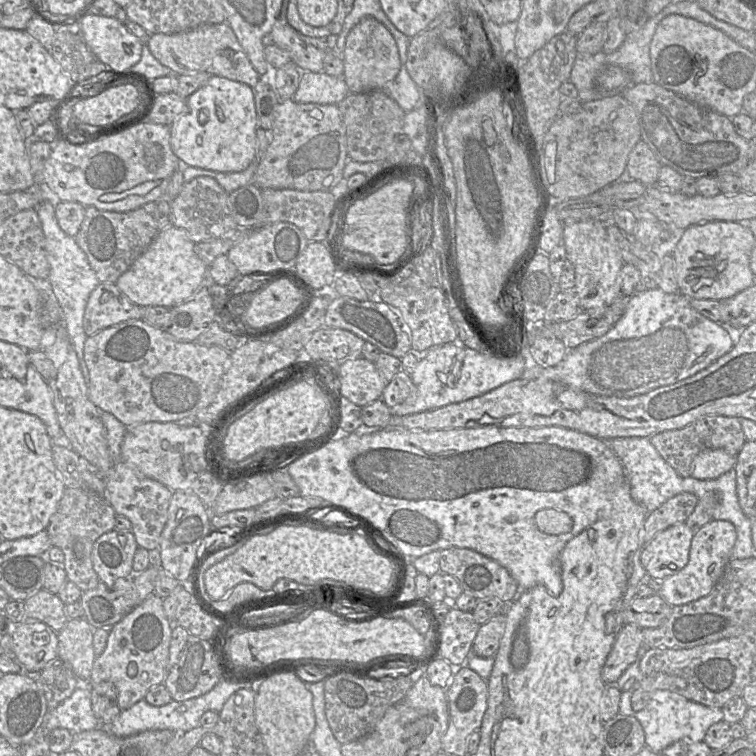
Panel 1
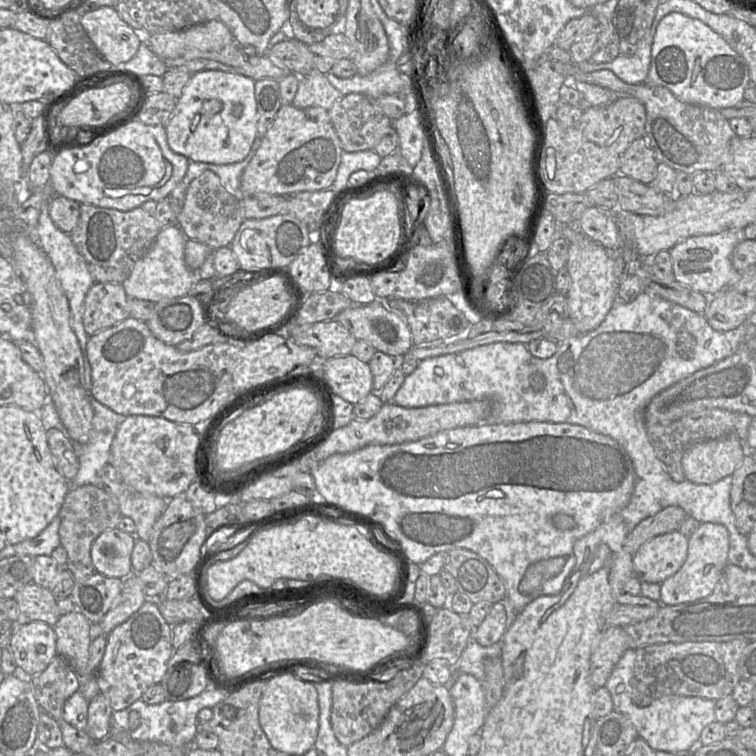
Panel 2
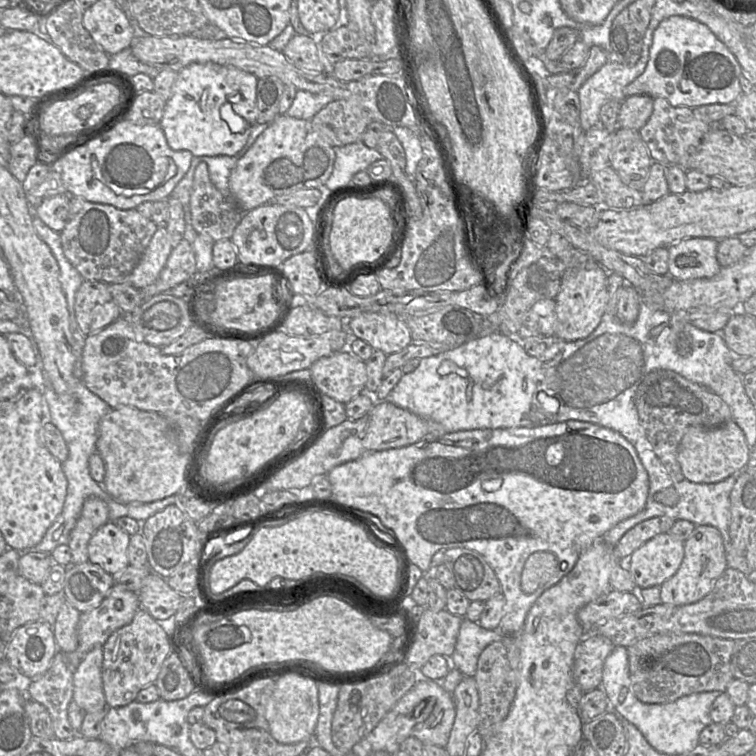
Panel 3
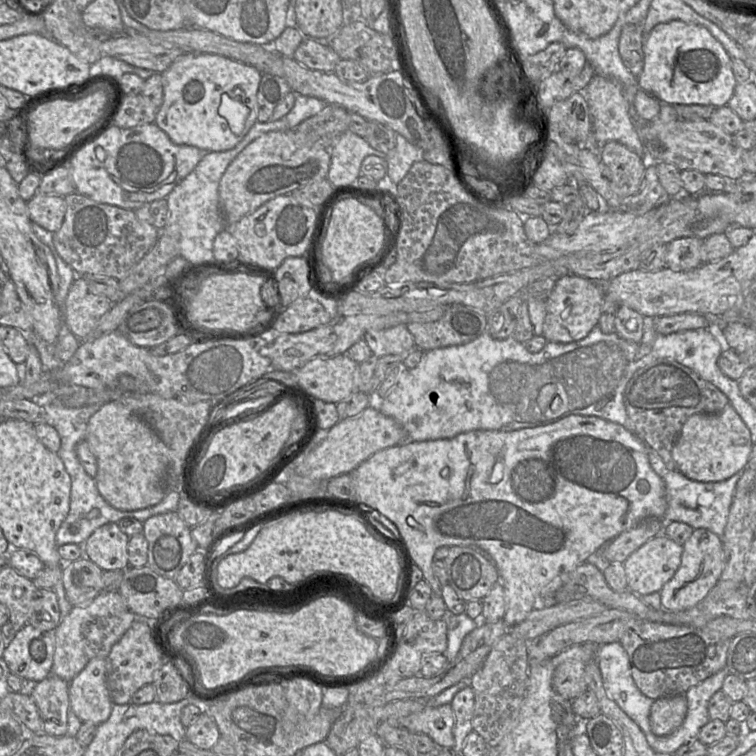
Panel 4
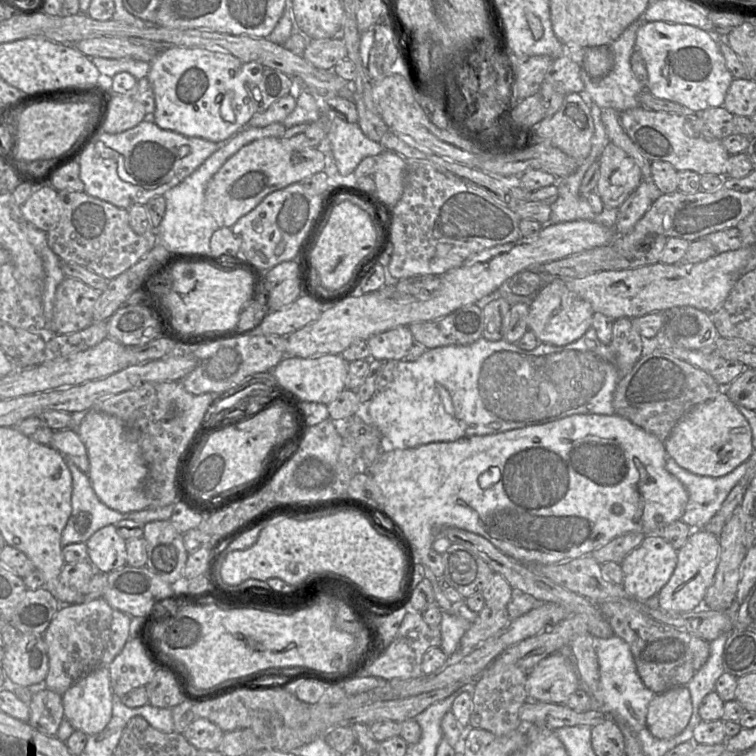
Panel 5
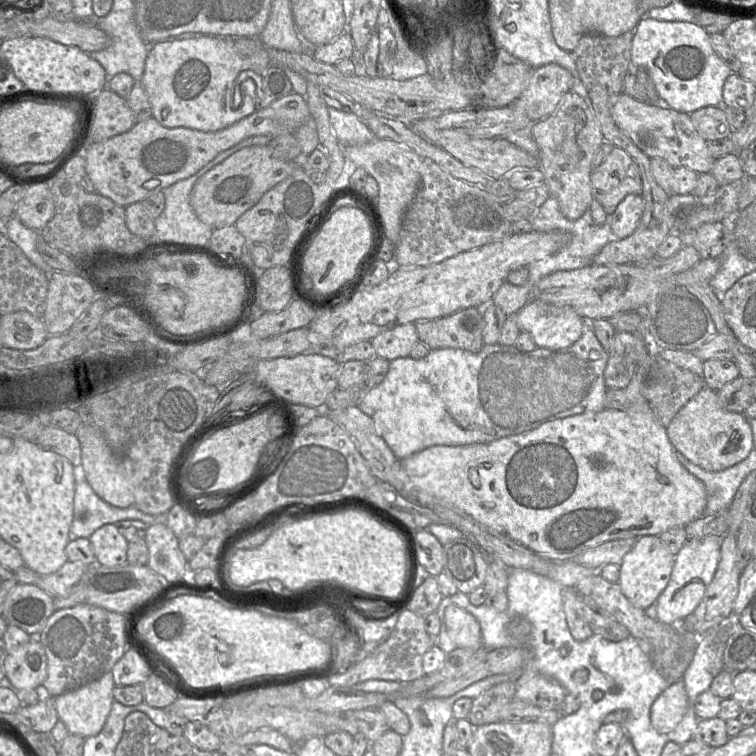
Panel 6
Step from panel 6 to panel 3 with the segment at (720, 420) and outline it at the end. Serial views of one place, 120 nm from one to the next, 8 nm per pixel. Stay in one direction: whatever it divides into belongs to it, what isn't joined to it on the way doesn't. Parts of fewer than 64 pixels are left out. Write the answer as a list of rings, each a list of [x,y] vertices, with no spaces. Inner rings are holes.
[[[734,420],[715,428],[687,427],[677,449],[677,460],[685,479],[693,483],[716,483],[745,469],[750,447],[744,432]]]

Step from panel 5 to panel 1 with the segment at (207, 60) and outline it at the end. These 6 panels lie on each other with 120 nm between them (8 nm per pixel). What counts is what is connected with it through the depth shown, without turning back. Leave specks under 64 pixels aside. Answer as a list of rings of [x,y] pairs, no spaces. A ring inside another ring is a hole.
[[[211,75],[209,80],[186,99],[186,111],[170,125],[170,146],[183,166],[218,172],[241,172],[254,160],[257,152],[254,89],[247,84]]]

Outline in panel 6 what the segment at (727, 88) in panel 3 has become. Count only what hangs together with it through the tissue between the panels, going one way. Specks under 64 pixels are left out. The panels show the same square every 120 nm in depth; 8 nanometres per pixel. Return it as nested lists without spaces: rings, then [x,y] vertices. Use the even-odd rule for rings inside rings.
[[[644,16],[633,31],[632,68],[645,69],[658,92],[660,103],[686,114],[723,101],[723,86],[732,73],[712,48],[710,35],[698,24],[663,21]]]

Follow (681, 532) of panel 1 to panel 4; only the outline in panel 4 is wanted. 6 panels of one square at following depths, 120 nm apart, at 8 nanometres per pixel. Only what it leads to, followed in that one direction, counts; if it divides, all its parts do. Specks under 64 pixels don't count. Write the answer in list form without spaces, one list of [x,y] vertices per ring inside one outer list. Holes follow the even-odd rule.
[[[660,534],[633,552],[623,563],[628,590],[639,597],[660,592],[681,564],[683,545]]]

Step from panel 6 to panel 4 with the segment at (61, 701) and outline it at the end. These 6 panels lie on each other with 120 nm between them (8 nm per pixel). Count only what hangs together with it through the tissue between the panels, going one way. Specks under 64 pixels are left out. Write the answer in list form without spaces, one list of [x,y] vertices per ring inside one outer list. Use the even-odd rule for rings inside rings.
[[[91,659],[69,683],[70,710],[82,721],[100,725],[110,717],[112,700],[106,685],[106,659]]]

